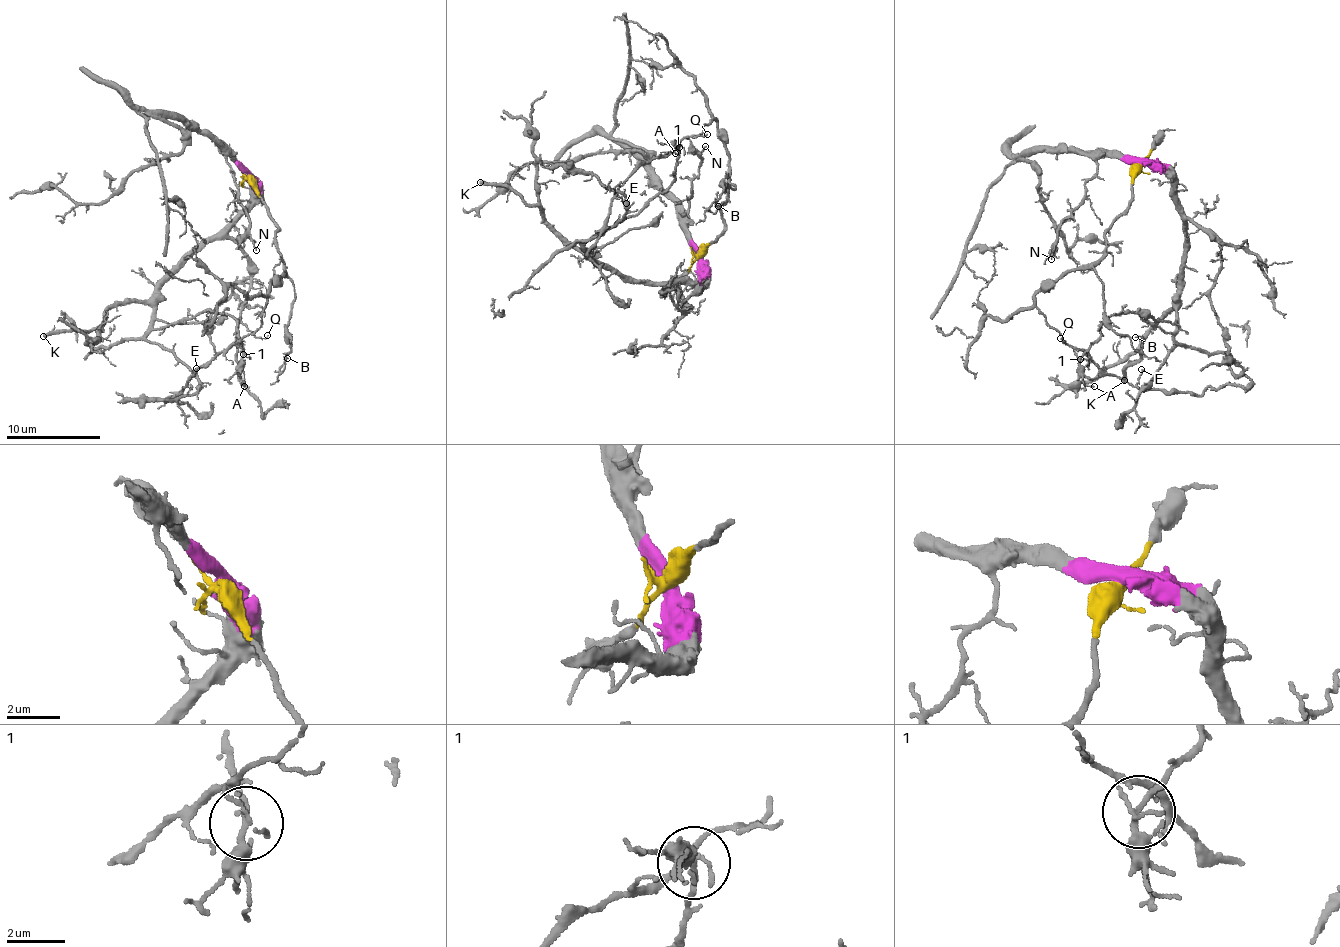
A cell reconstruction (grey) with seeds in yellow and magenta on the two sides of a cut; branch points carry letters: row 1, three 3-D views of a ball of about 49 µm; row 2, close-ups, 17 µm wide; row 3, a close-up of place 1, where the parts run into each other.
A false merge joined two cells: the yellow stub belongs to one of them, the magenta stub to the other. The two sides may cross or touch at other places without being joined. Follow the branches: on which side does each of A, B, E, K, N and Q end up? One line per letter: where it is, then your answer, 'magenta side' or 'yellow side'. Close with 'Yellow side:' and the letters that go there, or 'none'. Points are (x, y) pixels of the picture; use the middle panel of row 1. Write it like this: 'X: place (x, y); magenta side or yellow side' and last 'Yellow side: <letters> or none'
A: place (675, 153); magenta side
B: place (718, 206); yellow side
E: place (626, 203); yellow side
K: place (480, 182); magenta side
N: place (705, 146); magenta side
Q: place (707, 134); yellow side
Yellow side: B, E, Q

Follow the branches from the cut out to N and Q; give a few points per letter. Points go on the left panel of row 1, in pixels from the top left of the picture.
N: (250, 177), (229, 153), (226, 157), (237, 195), (248, 216), (248, 237), (256, 249)
Q: (250, 177), (278, 229), (284, 273), (269, 286), (255, 332), (263, 339), (267, 336)

